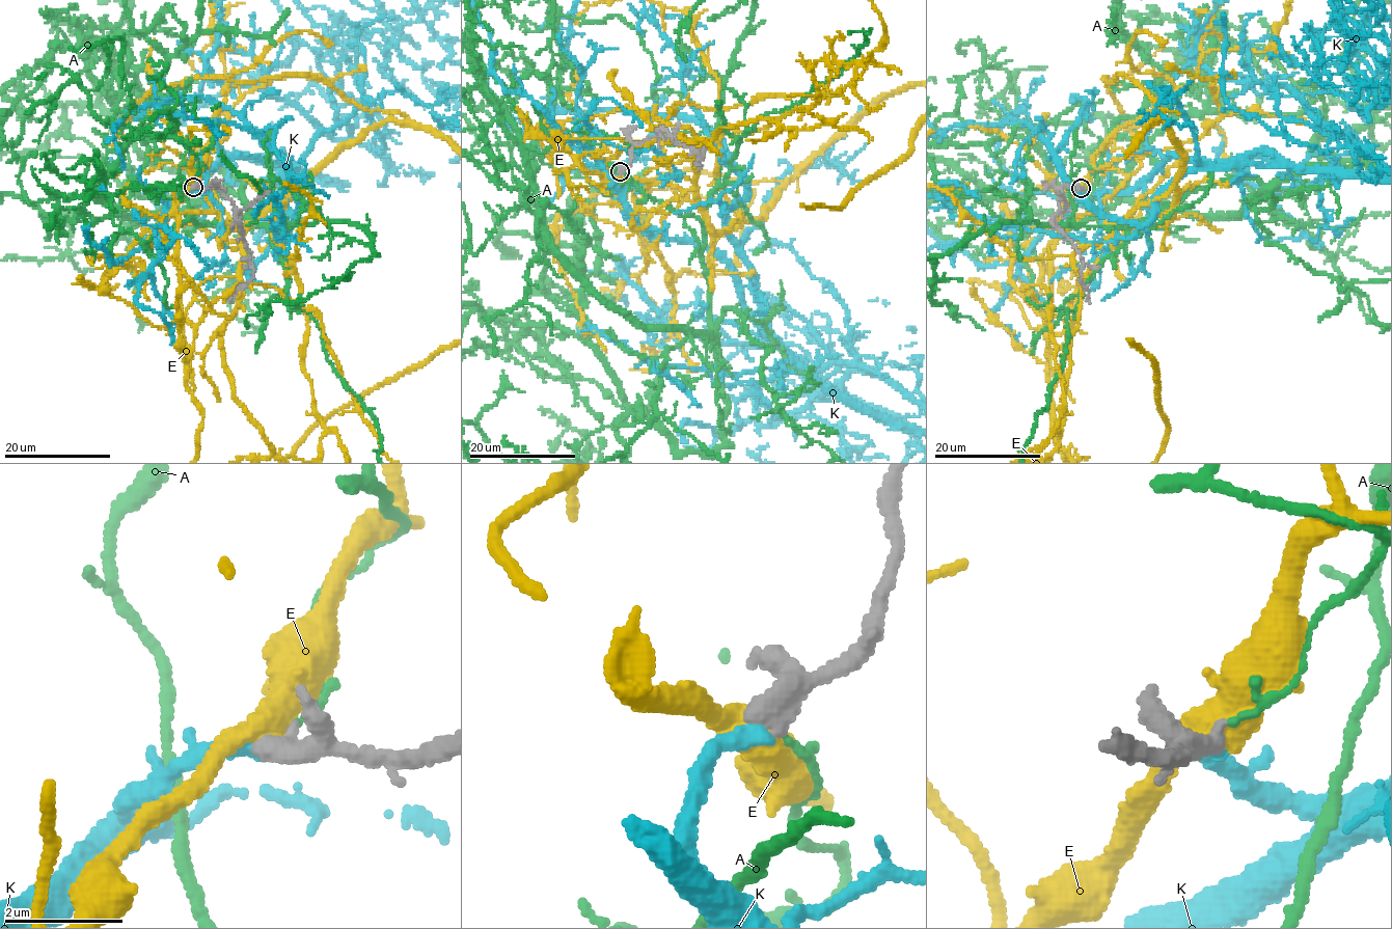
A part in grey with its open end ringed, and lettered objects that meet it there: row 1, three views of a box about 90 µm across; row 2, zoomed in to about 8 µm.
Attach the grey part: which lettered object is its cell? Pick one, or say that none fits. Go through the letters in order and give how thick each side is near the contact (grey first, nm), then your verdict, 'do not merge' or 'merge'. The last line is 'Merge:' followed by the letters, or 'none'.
A: 460 nm thick on the grey side, 80 nm on the other; do not merge
E: 380 nm thick on the grey side, 480 nm on the other; do not merge
K: 340 nm thick on the grey side, 280 nm on the other; merge
Merge: K

